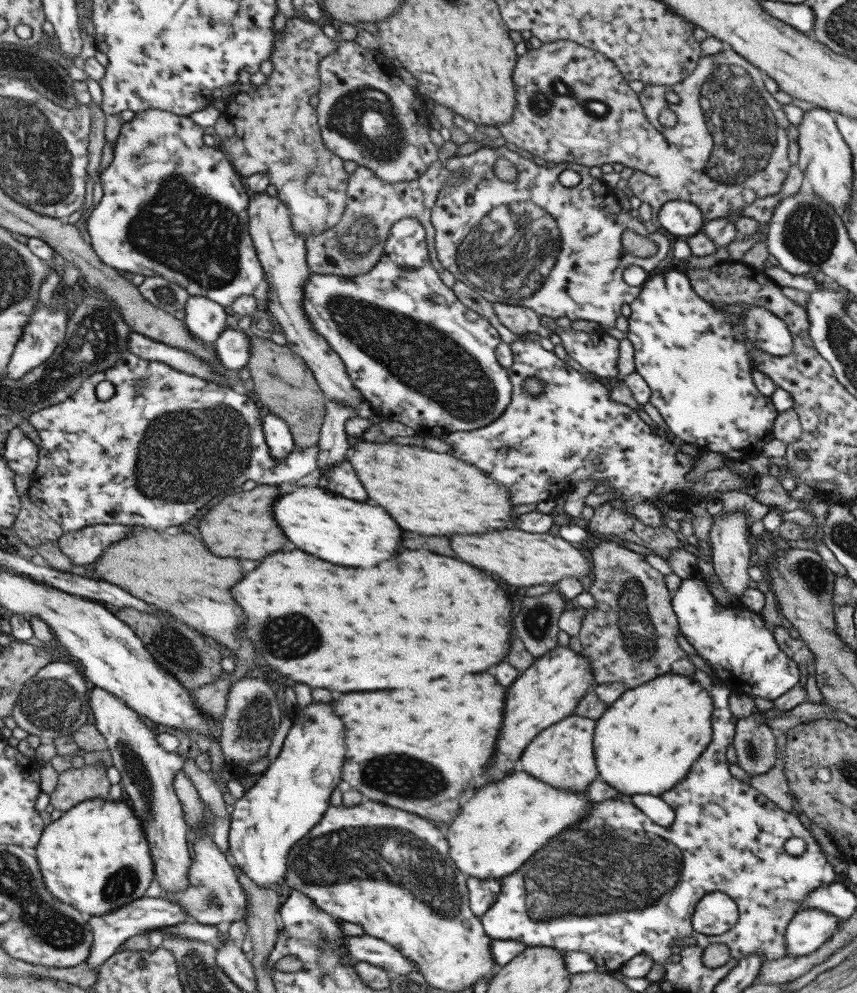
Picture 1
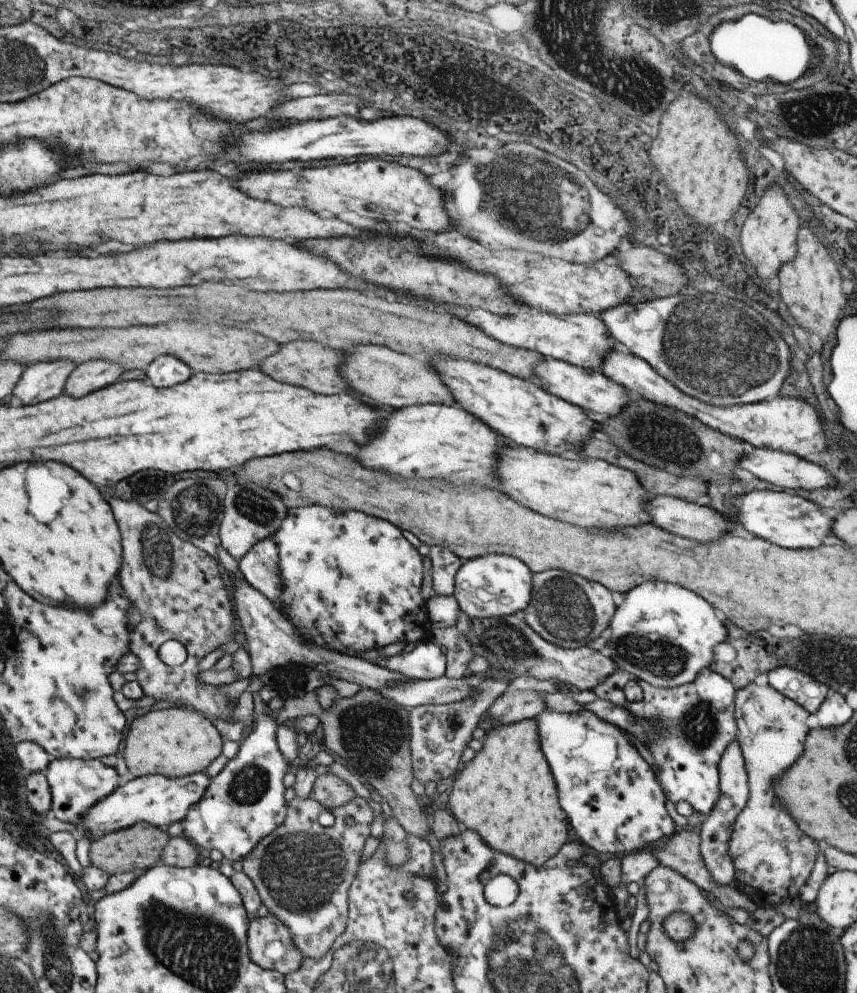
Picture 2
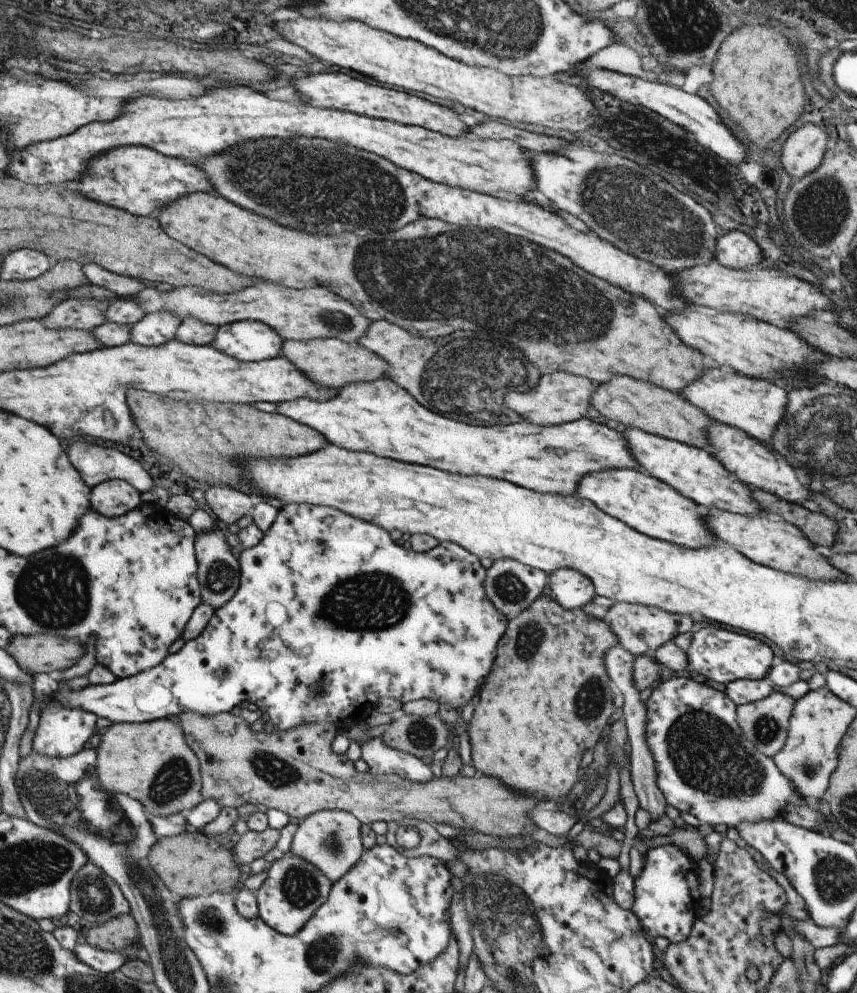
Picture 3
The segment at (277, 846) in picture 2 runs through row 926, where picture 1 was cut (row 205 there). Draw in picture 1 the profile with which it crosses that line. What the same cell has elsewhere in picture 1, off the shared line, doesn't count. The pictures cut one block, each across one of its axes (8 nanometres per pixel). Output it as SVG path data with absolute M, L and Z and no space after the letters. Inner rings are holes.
M300 17L287 19L284 30L274 33L274 50L269 60L274 70L266 82L258 86L258 91L250 89L227 98L228 108L224 116L234 125L235 133L222 139L219 145L229 155L235 171L243 179L265 172L270 185L276 187L277 197L288 207L294 231L304 236L323 233L342 218L346 208L349 174L344 169L344 161L325 147L317 122L317 111L310 106L309 98L320 91L320 60L334 52L340 41L324 35L322 23L302 20Z

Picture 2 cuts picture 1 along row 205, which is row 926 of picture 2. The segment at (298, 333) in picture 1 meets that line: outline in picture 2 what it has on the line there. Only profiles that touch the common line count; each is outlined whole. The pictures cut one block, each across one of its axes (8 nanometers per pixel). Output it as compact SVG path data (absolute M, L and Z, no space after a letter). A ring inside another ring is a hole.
M274 914L250 917L247 930L248 950L254 964L286 976L297 971L303 960L292 942L292 934Z

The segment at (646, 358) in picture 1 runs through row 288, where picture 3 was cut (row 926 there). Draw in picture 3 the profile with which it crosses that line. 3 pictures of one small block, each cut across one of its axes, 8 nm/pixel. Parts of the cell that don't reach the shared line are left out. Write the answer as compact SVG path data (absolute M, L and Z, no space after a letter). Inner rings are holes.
M674 844L644 850L642 870L634 879L634 902L631 911L638 917L644 934L656 944L684 942L692 932L694 921L697 920L702 898L698 891L700 886L699 861L692 860Z

